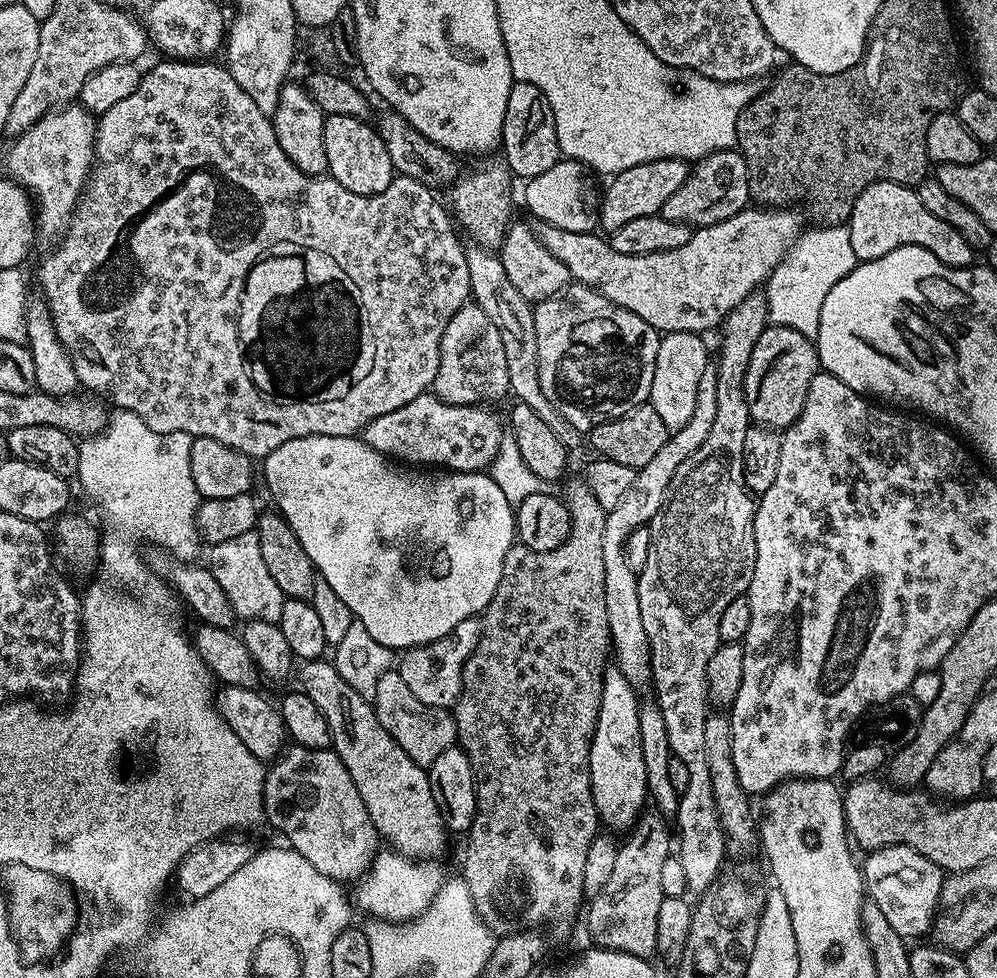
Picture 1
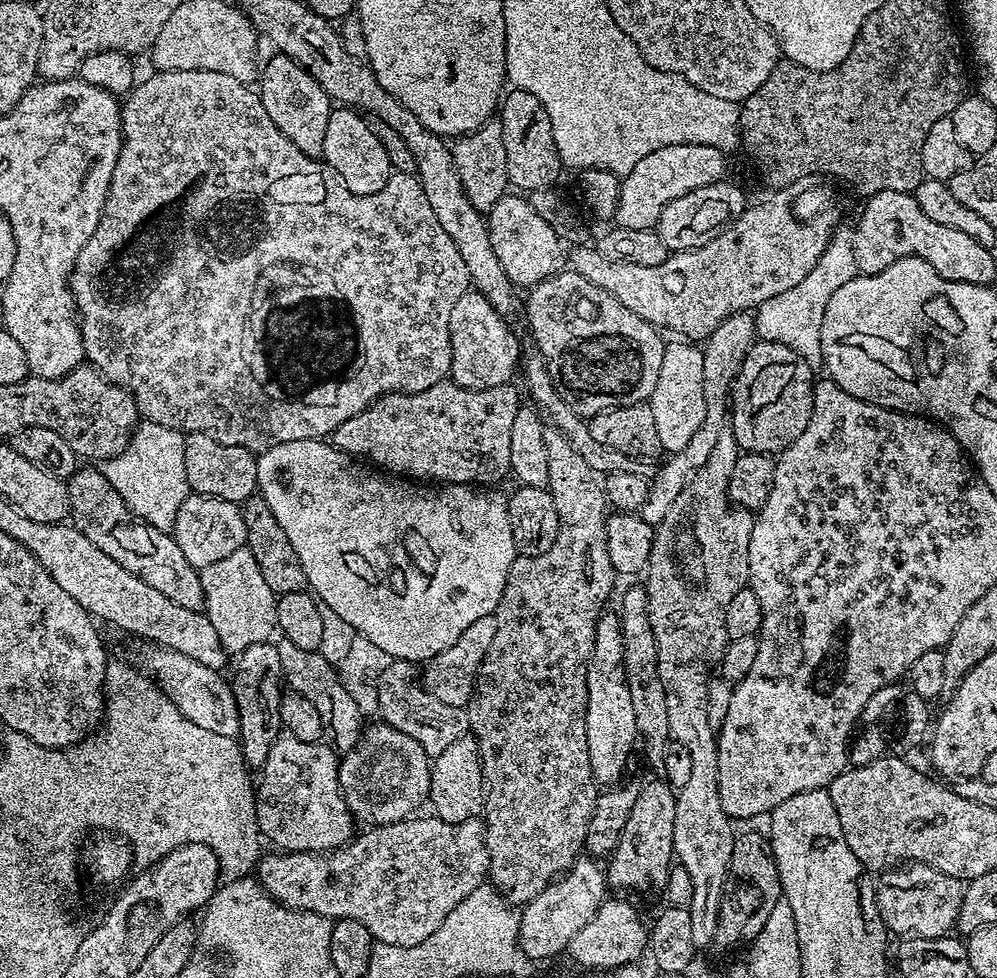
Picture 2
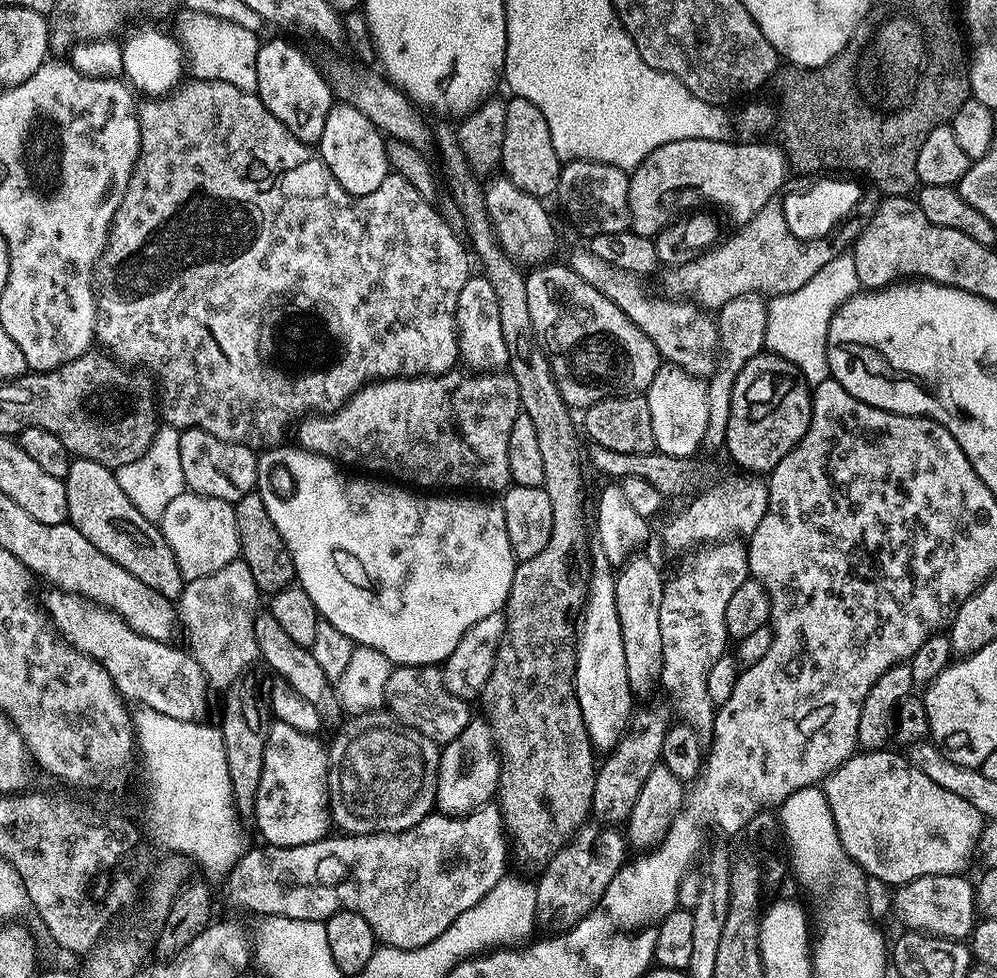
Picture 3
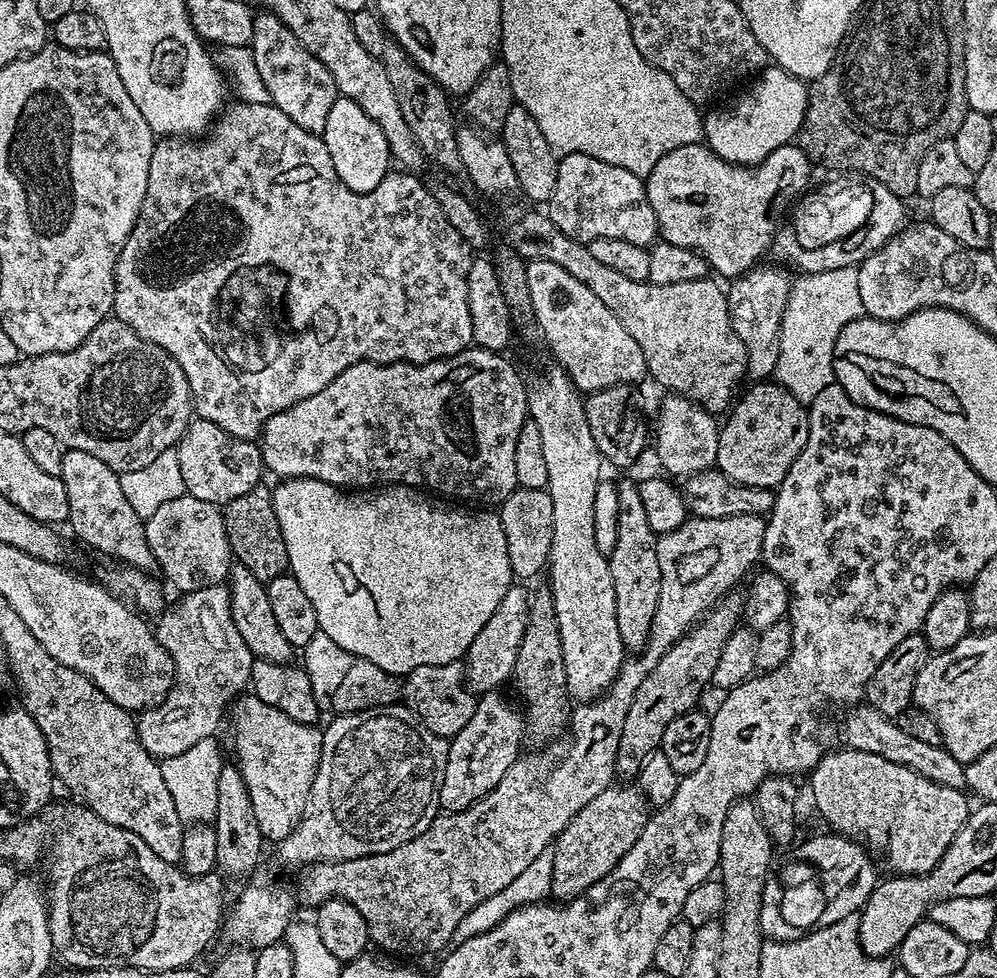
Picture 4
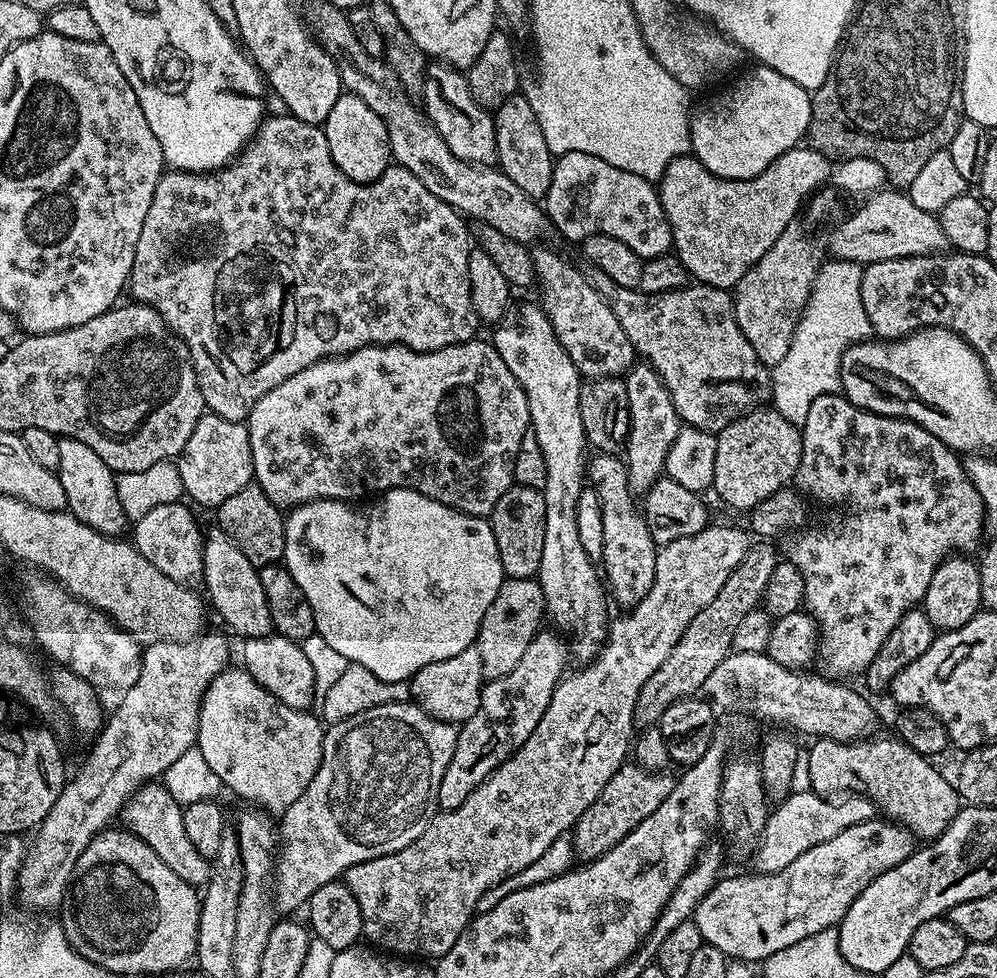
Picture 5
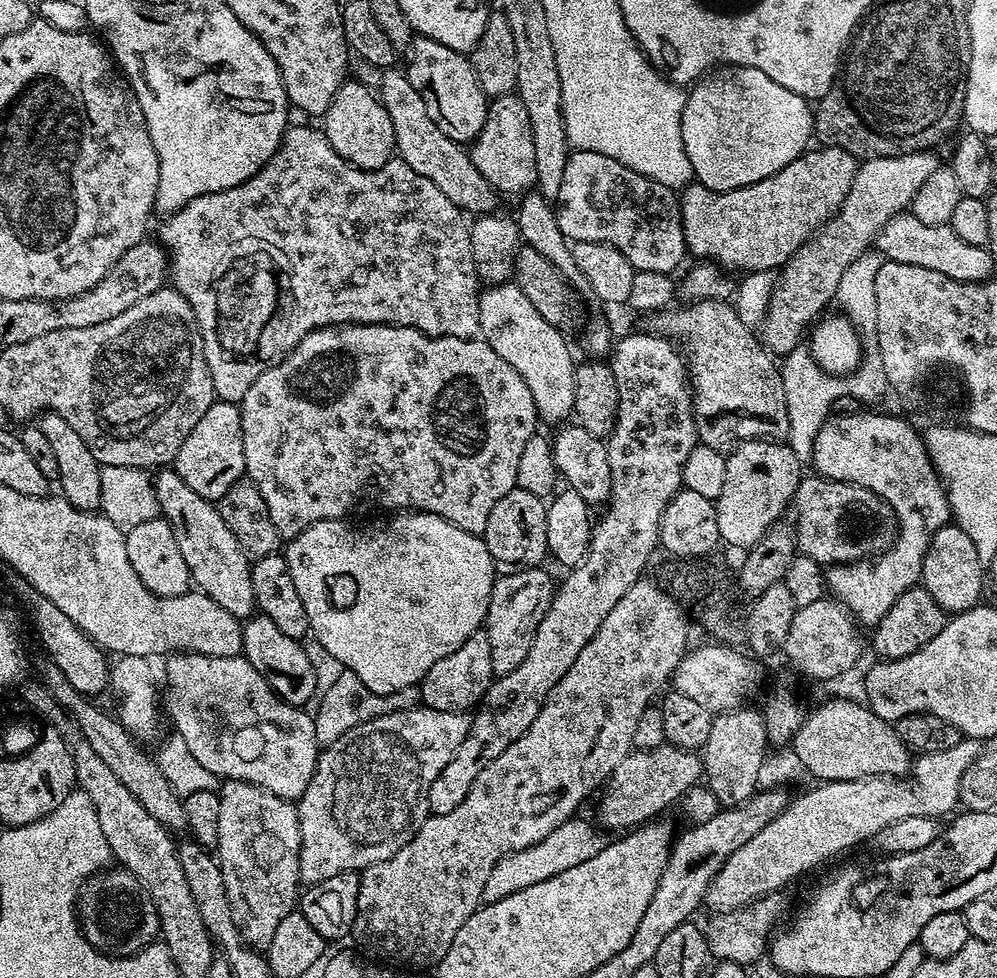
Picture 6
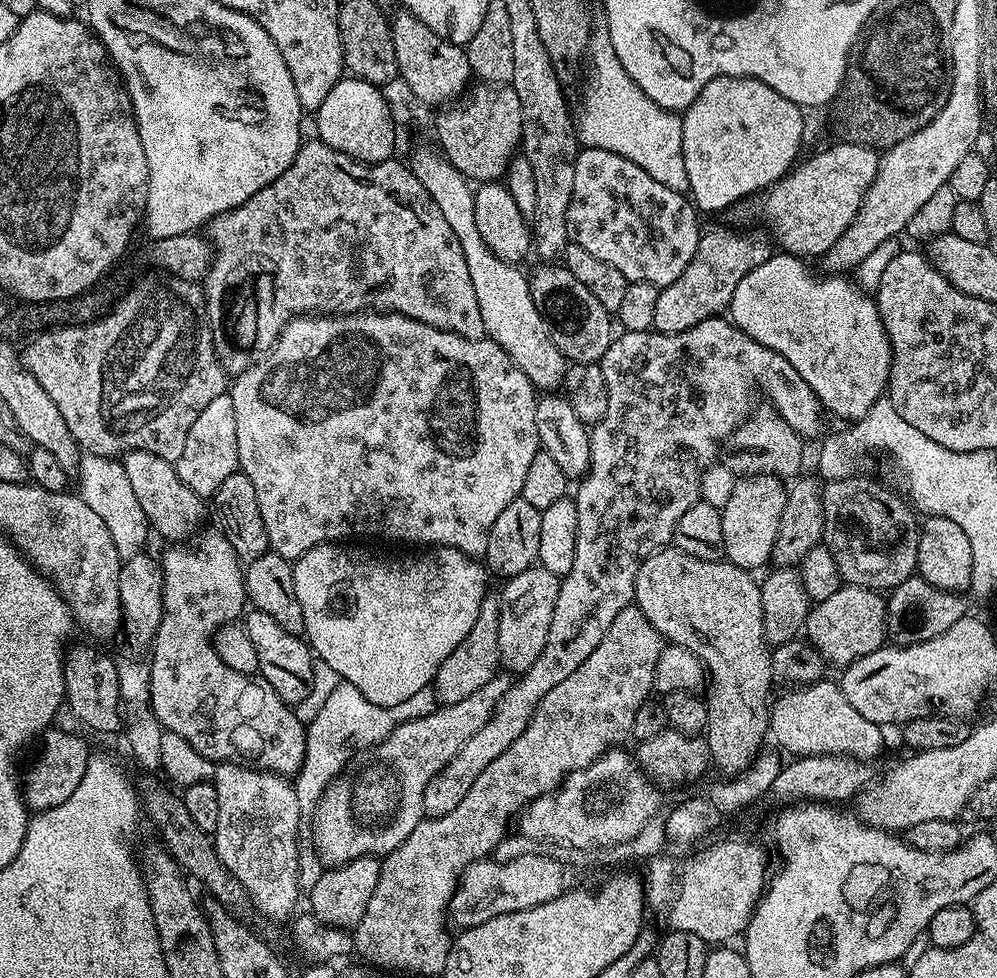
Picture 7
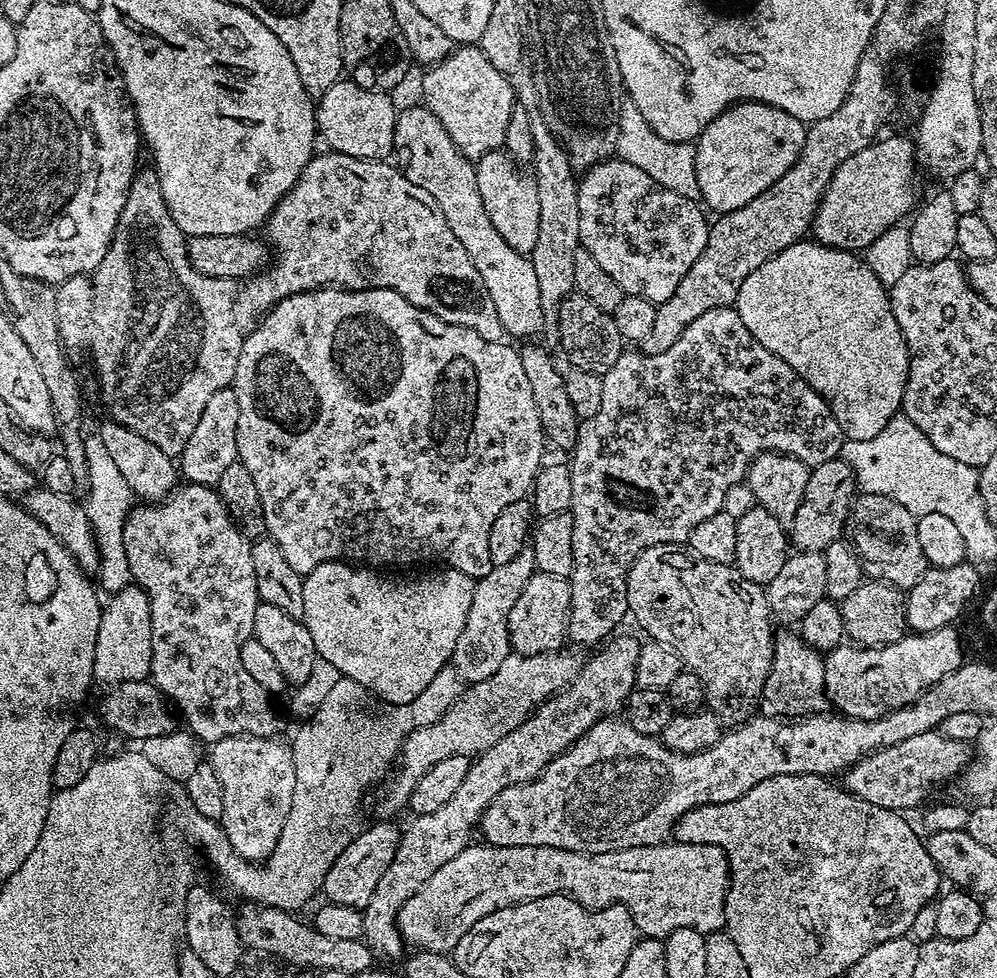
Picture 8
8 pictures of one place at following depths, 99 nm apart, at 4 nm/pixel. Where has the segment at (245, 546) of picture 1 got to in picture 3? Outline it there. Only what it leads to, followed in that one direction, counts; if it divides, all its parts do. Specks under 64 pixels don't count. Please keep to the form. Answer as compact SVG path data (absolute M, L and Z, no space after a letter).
M239 558L231 560L226 566L222 566L222 570L208 574L206 578L187 581L180 591L180 599L174 609L179 627L182 632L184 628L188 635L187 651L198 662L198 666L204 671L204 679L213 689L230 687L252 663L257 663L260 651L254 638L254 607L252 608L256 596L258 597L258 589L254 574L250 574L250 566L246 566L246 562Z

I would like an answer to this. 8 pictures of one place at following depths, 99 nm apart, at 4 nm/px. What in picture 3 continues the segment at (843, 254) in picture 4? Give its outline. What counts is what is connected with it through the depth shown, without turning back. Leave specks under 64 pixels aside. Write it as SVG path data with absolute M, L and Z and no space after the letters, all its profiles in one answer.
M773 198L758 210L756 217L730 240L717 243L707 249L696 260L684 265L684 288L695 301L710 310L718 310L730 298L738 298L738 294L758 292L781 296L787 292L798 290L798 286L806 286L822 266L833 260L838 248L831 244L832 240L799 240L786 226L783 213L783 199Z

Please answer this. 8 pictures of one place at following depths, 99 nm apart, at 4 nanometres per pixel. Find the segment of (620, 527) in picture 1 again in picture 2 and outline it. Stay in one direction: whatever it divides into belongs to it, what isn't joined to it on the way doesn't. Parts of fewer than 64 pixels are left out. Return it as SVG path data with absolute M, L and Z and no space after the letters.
M751 311L735 312L720 323L716 329L708 335L708 339L703 341L702 351L702 398L706 398L706 418L702 422L702 426L692 438L690 442L686 442L686 446L680 452L669 455L668 461L661 466L656 472L656 481L653 479L648 486L646 494L646 502L642 502L638 514L641 518L650 525L655 525L657 522L664 519L666 514L670 514L670 506L674 506L674 502L678 498L678 494L682 494L682 490L688 484L688 478L696 471L698 462L702 462L710 456L714 450L715 443L718 442L718 434L726 430L726 415L730 410L730 389L732 383L736 381L738 370L742 366L742 362L746 358L746 354L752 349L758 337L756 335L756 317Z

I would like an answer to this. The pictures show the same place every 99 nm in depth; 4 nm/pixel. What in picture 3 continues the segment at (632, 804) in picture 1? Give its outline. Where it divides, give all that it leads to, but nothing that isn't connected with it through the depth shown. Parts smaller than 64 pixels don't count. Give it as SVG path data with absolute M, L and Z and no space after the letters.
M599 550L593 551L592 577L586 580L586 595L578 616L576 633L576 697L589 738L597 749L604 748L603 750L610 750L619 742L634 711L634 693L630 678L626 678L626 653L622 651L622 626L618 626L618 606L614 602L615 589L613 565L608 563L606 554Z

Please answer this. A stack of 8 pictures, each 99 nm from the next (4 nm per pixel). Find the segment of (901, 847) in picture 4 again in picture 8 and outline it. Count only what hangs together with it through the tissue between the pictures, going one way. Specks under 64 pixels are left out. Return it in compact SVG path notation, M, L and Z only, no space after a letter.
M784 630L775 637L772 646L772 669L758 701L761 716L773 718L803 718L825 711L824 656L798 639L797 633Z

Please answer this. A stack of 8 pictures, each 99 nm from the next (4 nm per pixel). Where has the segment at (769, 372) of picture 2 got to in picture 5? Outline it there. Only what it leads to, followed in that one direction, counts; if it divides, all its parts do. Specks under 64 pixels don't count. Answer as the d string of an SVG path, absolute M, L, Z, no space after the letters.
M771 406L749 410L730 426L715 433L714 482L712 488L724 504L751 510L770 494L785 487L795 477L802 458L802 432L797 425L786 422Z

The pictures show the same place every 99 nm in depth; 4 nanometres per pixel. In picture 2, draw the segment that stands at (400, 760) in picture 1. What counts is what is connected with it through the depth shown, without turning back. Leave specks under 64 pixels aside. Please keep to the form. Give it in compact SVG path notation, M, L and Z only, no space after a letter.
M283 638L277 639L275 645L278 656L282 658L282 670L287 687L291 691L302 694L302 698L308 699L313 704L314 710L322 714L327 735L337 753L351 752L362 739L362 733L366 728L366 717L358 708L358 702L354 702L354 698L350 696L350 689L341 680L337 665L326 662L326 658L322 658L320 652L298 650L294 642Z

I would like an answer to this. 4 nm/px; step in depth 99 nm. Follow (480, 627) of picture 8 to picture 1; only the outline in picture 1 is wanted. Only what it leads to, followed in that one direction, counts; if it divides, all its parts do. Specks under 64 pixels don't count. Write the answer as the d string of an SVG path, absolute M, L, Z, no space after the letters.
M390 670L378 678L376 687L376 699L374 701L378 722L406 750L406 754L412 761L421 766L427 766L442 754L442 750L453 747L457 743L456 718L449 709L426 706L426 702L418 702L410 691L410 686L400 677L399 671Z

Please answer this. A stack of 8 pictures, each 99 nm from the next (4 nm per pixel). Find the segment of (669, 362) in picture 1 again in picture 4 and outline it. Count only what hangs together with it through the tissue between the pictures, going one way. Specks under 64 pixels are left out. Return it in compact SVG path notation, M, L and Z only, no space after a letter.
M675 394L665 395L660 404L660 413L654 420L654 448L665 473L674 472L678 478L692 475L713 467L716 463L720 428L713 413L708 412L693 400Z

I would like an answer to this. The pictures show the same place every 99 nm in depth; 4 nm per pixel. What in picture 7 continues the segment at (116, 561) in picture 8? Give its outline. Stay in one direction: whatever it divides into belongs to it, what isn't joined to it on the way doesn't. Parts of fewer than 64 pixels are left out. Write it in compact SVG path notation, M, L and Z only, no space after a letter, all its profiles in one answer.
M81 455L78 477L80 476L80 488L78 494L106 522L106 530L110 530L110 538L114 538L114 546L122 558L137 555L144 539L150 533L150 525L146 514L138 502L134 489L130 486L130 478L126 476L126 470L119 459L110 456Z

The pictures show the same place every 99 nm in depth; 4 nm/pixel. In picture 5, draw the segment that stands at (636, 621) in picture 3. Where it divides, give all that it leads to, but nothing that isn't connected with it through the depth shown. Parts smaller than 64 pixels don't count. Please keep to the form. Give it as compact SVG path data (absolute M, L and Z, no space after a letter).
M601 452L593 457L586 464L586 480L598 498L598 506L602 506L602 576L610 589L611 599L615 603L617 600L621 609L627 610L642 602L642 598L650 594L650 586L654 586L658 546L644 521L637 493L630 490L628 467L623 459L610 452Z

